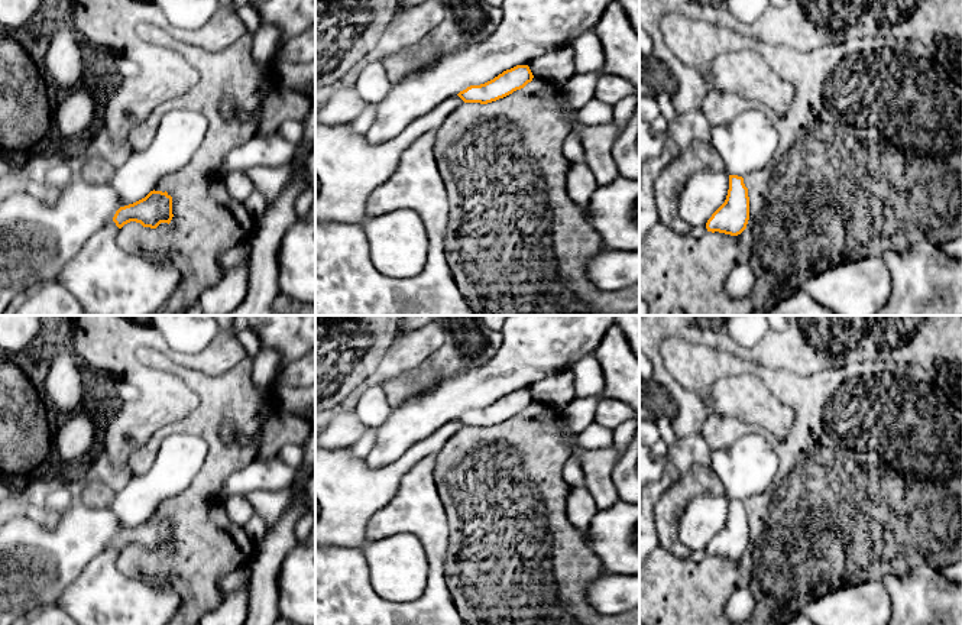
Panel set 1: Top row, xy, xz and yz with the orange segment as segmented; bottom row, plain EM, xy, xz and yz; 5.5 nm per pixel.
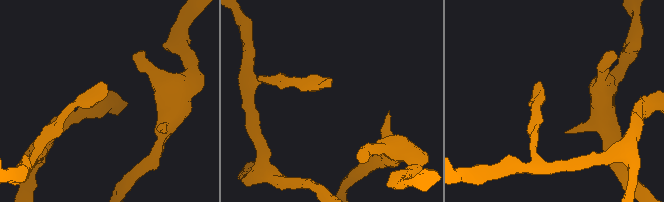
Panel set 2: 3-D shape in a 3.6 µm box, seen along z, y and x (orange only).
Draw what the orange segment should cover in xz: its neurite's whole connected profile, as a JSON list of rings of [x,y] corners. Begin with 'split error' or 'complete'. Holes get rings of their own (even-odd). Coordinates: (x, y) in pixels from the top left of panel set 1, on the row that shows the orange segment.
complete | [[[516,65],[485,84],[467,87],[457,95],[464,103],[488,104],[524,88],[532,78],[534,75],[528,65]]]

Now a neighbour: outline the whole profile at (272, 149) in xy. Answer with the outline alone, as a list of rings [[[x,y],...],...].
[[[278,132],[256,135],[242,146],[230,150],[221,162],[221,175],[229,171],[246,171],[253,165],[281,166],[294,158],[295,145]]]

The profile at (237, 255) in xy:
[[[242,240],[220,256],[220,265],[224,272],[243,265],[249,256],[249,242]]]

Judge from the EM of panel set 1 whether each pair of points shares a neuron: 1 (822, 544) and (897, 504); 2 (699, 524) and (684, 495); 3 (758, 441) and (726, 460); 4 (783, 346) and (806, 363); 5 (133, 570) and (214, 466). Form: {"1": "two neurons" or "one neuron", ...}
{"1": "one neuron", "2": "two neurons", "3": "one neuron", "4": "one neuron", "5": "one neuron"}

